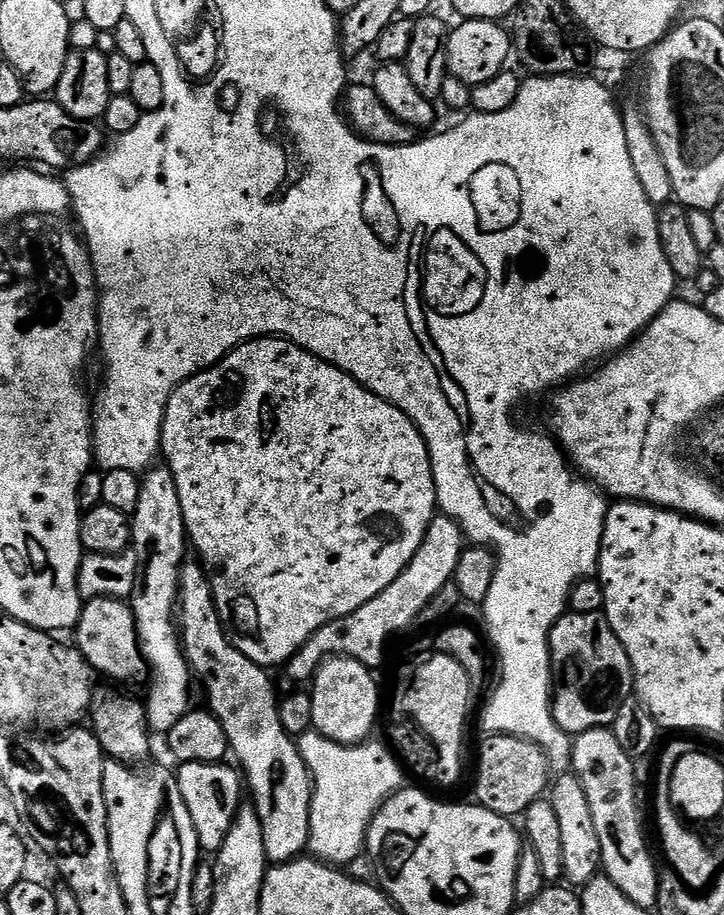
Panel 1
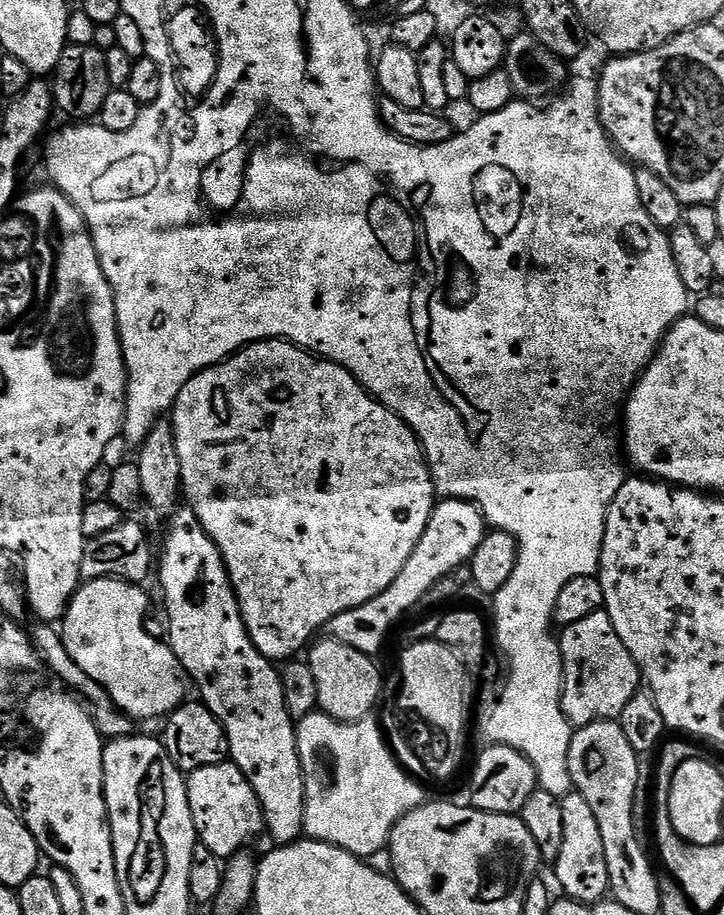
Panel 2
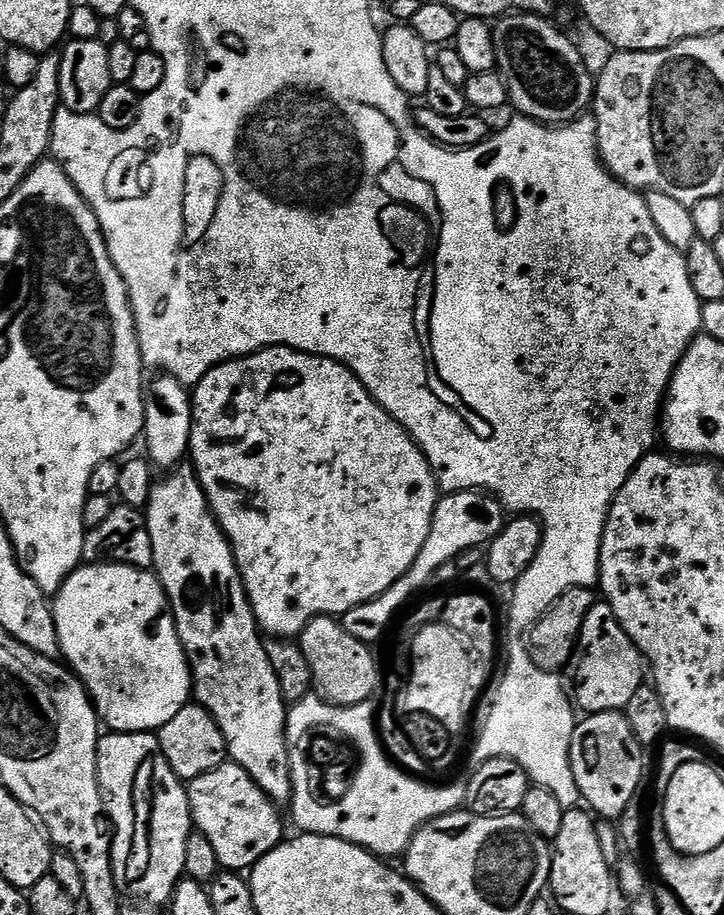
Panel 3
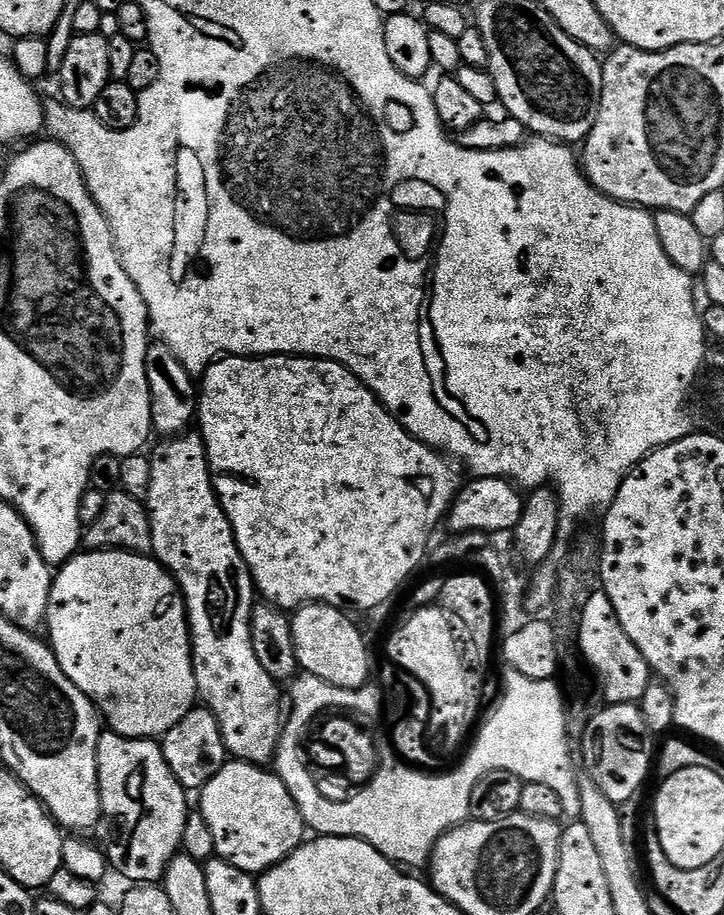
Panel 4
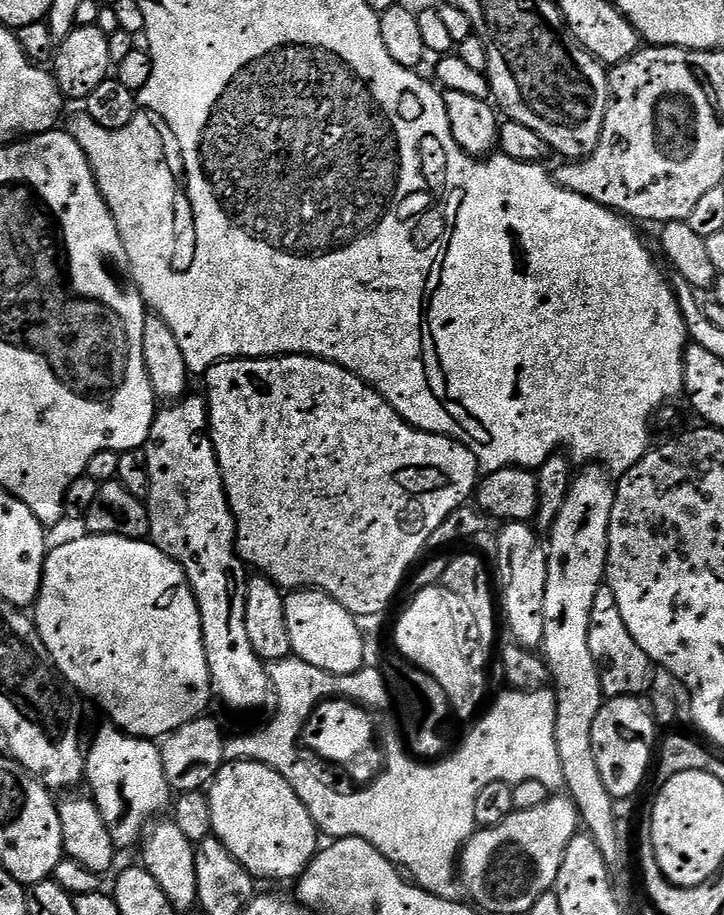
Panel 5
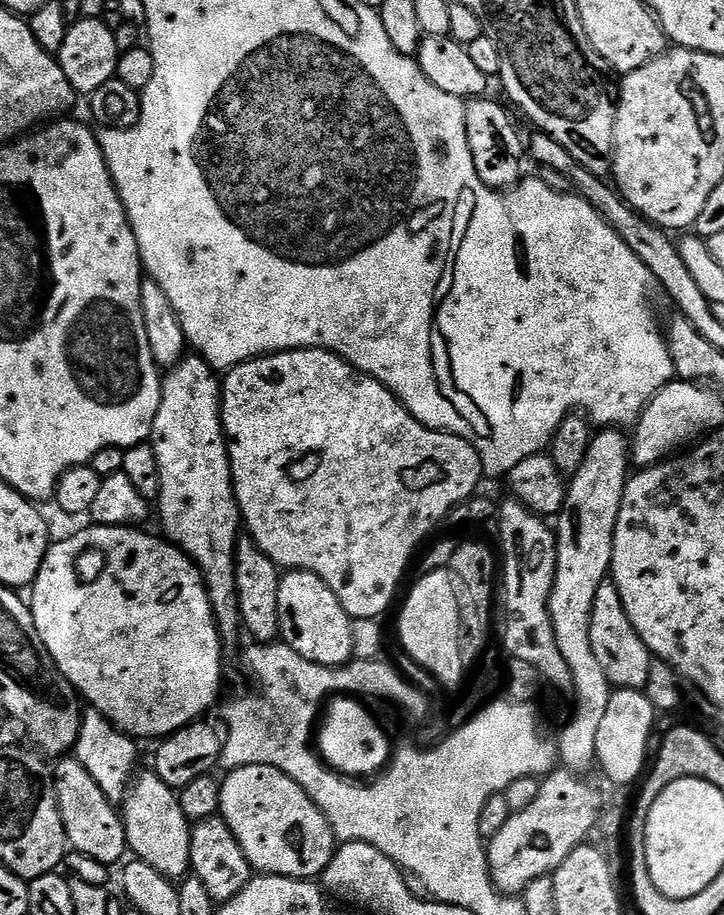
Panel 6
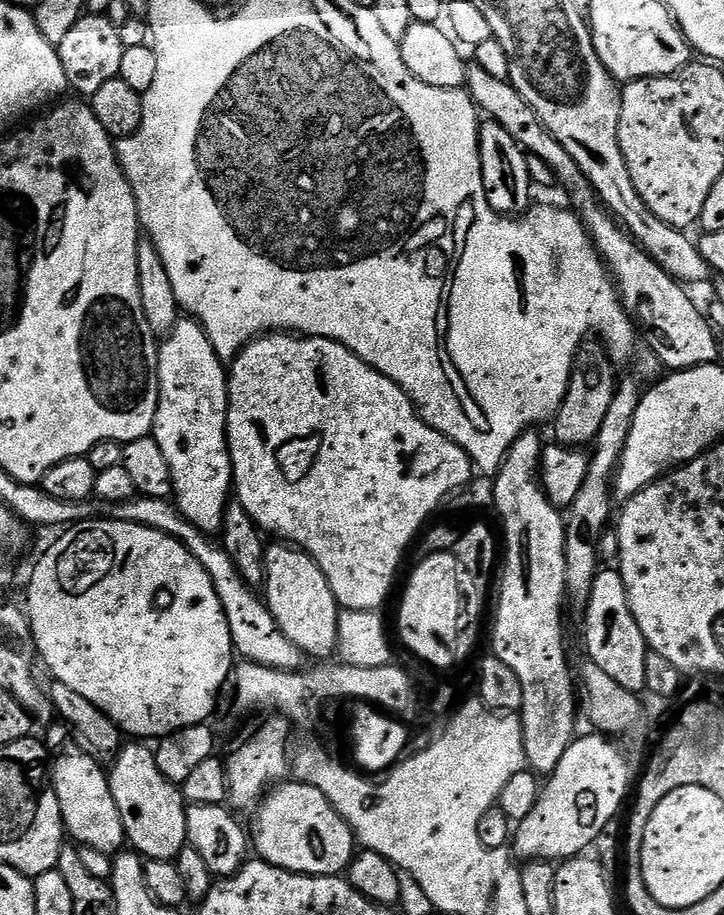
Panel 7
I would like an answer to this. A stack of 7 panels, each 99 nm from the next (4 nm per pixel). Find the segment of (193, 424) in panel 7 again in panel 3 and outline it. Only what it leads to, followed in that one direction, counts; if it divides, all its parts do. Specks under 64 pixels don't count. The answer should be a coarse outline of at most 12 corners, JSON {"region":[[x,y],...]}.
{"region":[[185,462],[152,568],[231,763],[292,802],[288,708],[232,547]]}

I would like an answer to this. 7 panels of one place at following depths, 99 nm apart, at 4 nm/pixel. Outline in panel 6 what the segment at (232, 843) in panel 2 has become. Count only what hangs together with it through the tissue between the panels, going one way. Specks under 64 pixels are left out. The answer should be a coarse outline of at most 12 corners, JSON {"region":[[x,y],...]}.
{"region":[[272,765],[234,768],[219,815],[257,873],[323,877],[338,841]]}

